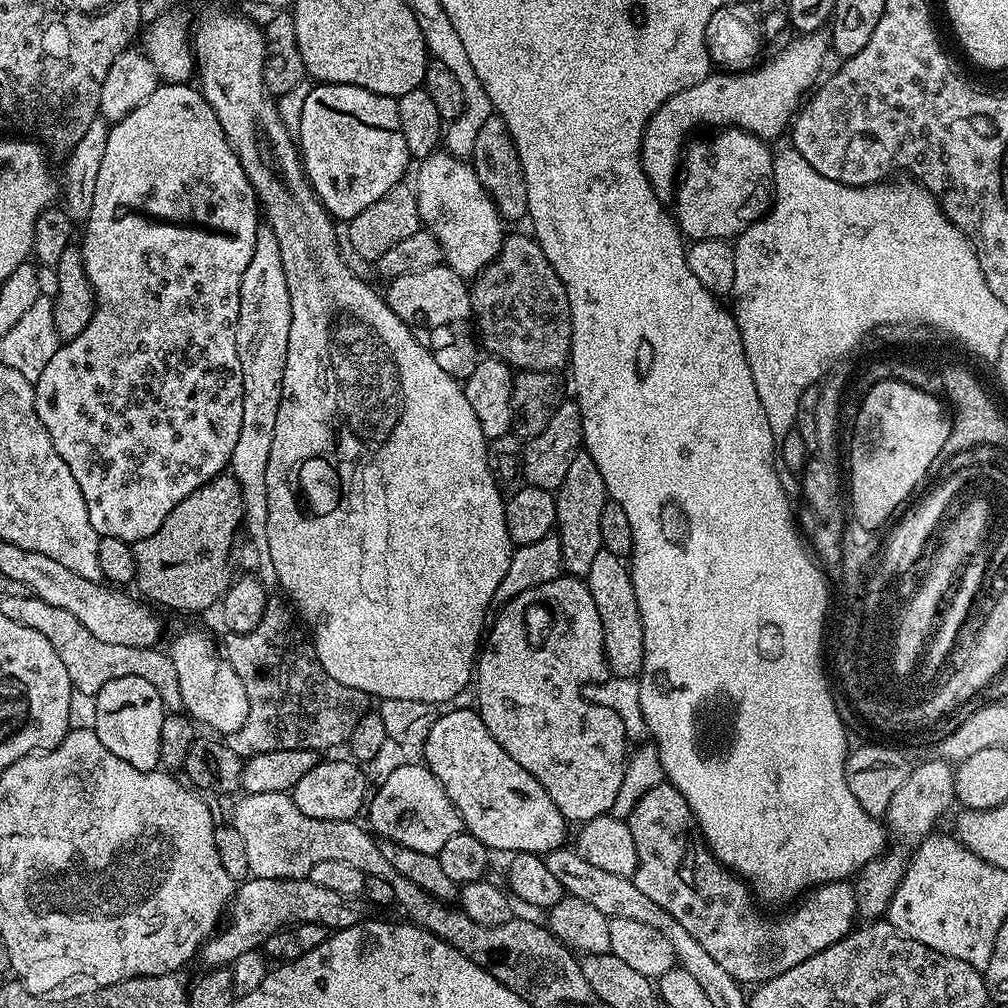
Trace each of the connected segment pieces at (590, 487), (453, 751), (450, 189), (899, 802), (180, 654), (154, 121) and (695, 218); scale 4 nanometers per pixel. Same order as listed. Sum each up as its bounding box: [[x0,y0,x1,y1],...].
[[554,450,610,578],[422,707,565,854],[414,150,506,278],[886,758,957,850],[166,632,250,738],[36,83,258,542],[674,128,774,241]]

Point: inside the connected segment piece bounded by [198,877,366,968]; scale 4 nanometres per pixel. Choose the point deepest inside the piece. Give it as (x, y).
(259, 907)

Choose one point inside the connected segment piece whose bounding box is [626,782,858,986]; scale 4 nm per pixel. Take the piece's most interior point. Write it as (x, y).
(711, 903)

